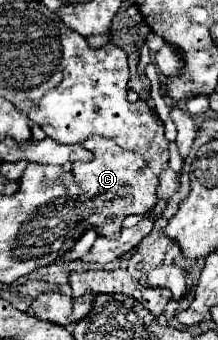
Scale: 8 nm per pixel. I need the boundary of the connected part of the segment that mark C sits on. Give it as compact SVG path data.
M95 135L87 139L83 147L89 149L95 157L91 163L73 163L71 173L93 203L89 213L89 229L93 229L101 237L117 239L125 217L145 215L157 205L157 177L153 175L153 171L149 171L141 155L117 147L111 139Z

